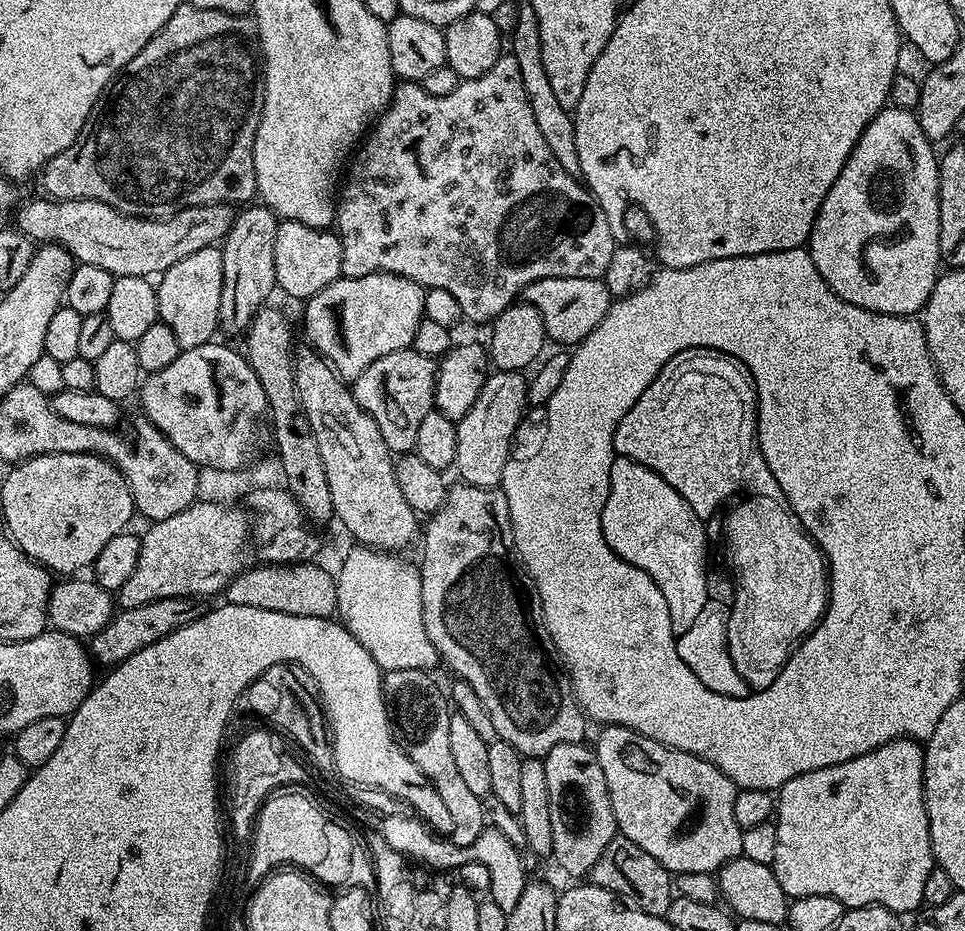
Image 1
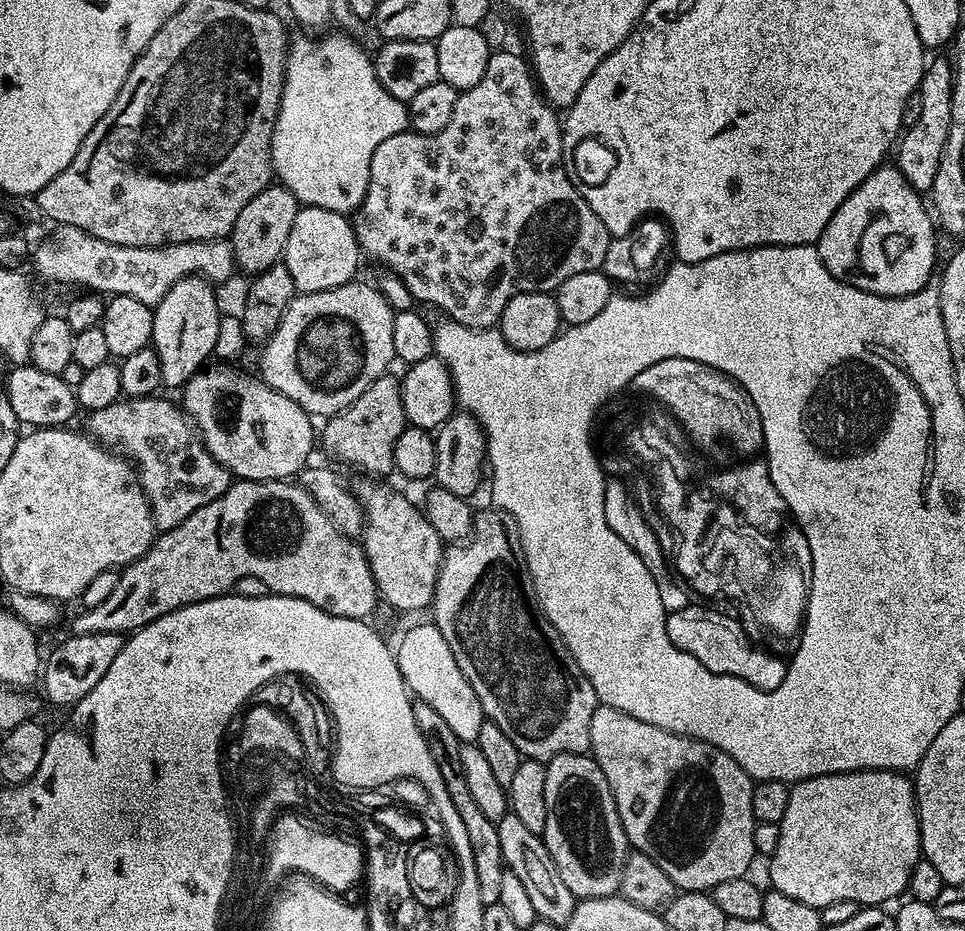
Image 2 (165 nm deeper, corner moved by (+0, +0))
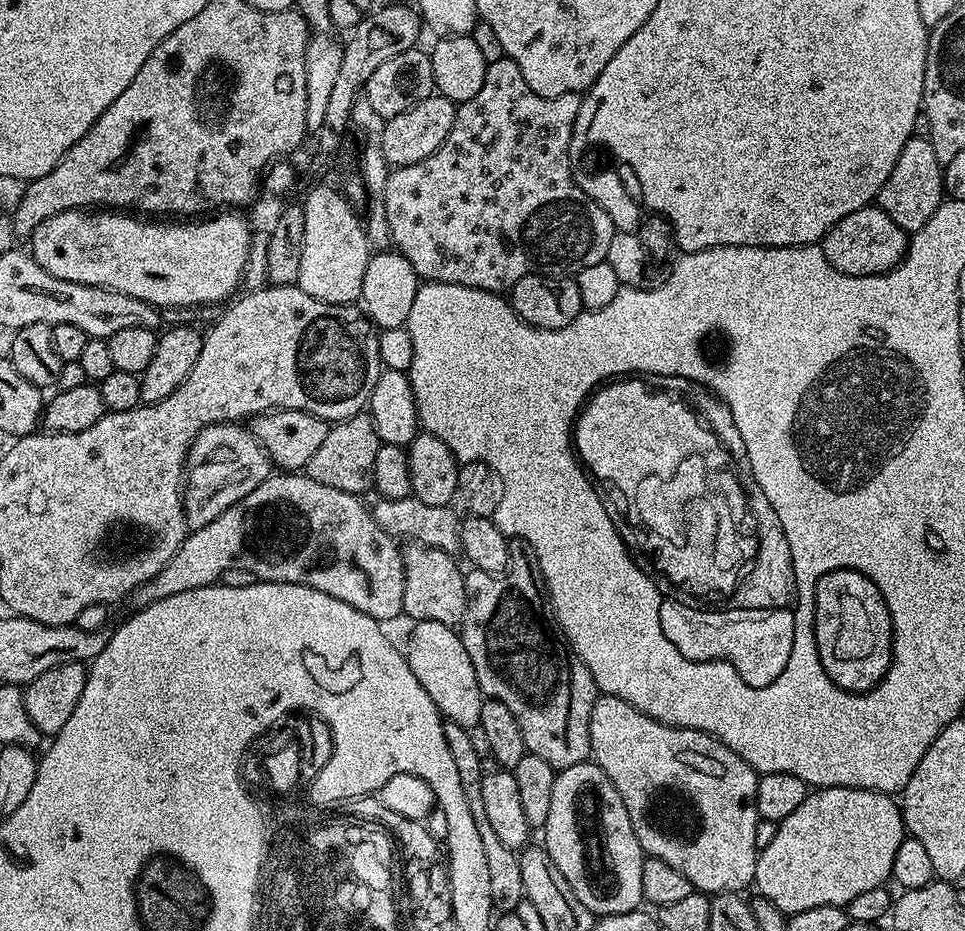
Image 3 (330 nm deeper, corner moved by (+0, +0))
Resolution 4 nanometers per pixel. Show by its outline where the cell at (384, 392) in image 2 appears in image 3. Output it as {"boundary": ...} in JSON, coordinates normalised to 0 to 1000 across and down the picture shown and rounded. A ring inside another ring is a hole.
{"boundary":[[[374,440],[368,447],[360,447],[358,451],[347,452],[341,459],[334,479],[330,479],[325,492],[321,492],[317,510],[325,513],[325,518],[346,522],[355,528],[377,531],[380,524],[387,523],[388,492],[392,489],[394,479],[394,472],[384,446]]]}

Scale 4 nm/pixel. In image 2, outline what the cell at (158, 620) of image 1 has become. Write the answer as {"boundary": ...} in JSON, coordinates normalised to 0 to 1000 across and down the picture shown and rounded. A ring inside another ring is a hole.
{"boundary":[[[103,679],[102,681],[70,681],[70,684],[55,698],[49,701],[44,713],[44,735],[46,730],[46,748],[54,756],[70,756],[78,758],[82,752],[89,750],[102,733],[106,733],[106,724],[114,720],[114,711],[122,707],[122,698],[126,698],[130,684],[122,679]]]}

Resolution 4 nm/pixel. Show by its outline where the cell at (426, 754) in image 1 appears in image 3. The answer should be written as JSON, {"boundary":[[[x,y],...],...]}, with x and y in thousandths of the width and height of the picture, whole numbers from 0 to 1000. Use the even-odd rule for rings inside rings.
{"boundary":[[[465,772],[460,774],[460,787],[462,801],[466,801],[466,810],[470,810],[470,818],[475,823],[475,836],[479,836],[479,849],[483,849],[483,863],[487,865],[491,887],[495,887],[495,897],[499,899],[499,913],[504,913],[504,931],[508,939],[508,965],[511,976],[518,982],[533,980],[543,966],[539,921],[513,898],[512,890],[508,888],[508,882],[504,879],[504,869],[499,867],[499,836],[504,825],[503,822],[497,822],[497,808],[489,796],[490,787]]]}

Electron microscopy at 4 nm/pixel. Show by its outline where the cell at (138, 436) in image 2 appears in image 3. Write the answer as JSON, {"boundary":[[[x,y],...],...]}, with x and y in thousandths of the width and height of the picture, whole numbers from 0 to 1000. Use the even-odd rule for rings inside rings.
{"boundary":[[[245,453],[219,455],[201,470],[195,484],[193,515],[189,525],[191,557],[196,568],[222,561],[239,541],[246,541],[259,526],[267,526],[278,511],[283,510],[284,499],[278,484],[265,474],[256,459]]]}

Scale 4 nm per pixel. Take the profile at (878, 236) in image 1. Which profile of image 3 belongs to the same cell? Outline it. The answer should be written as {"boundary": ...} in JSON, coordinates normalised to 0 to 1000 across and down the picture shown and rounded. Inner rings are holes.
{"boundary":[[[901,221],[893,226],[885,226],[885,230],[877,230],[855,251],[852,265],[860,286],[864,286],[873,294],[882,296],[905,296],[921,292],[937,278],[941,270],[942,255],[910,221]]]}

